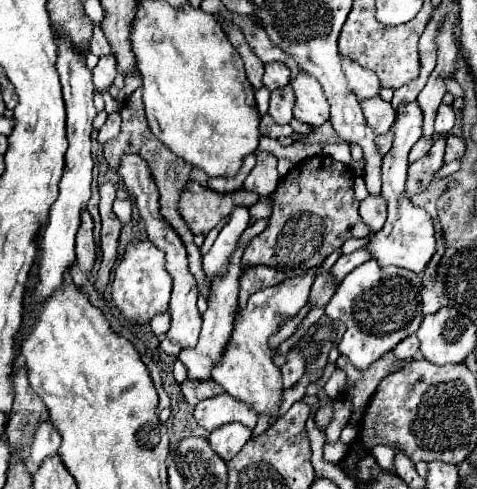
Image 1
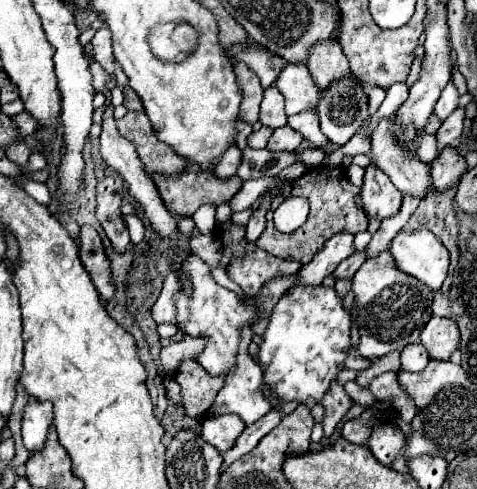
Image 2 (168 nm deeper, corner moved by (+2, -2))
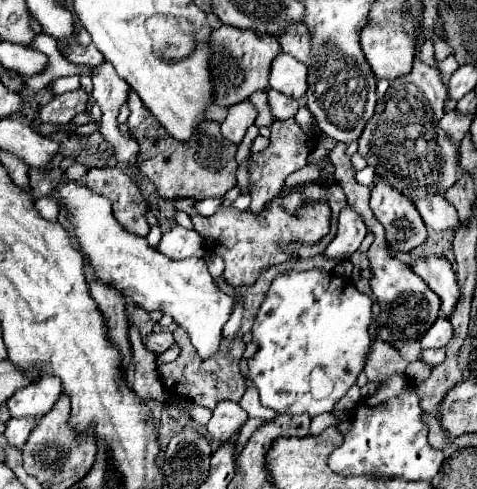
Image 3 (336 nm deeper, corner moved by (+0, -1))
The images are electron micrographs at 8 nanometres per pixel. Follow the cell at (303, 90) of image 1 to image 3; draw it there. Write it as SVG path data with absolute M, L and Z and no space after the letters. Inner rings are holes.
M279 53L271 63L269 87L289 97L303 99L307 91L307 67L287 53Z

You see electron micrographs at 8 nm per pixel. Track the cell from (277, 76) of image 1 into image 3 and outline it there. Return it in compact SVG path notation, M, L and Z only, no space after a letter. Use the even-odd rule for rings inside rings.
M217 23L209 37L211 47L211 75L215 83L215 103L231 107L245 101L251 93L267 89L271 61L279 55L281 47L273 35L255 35L255 31L243 31L225 23Z

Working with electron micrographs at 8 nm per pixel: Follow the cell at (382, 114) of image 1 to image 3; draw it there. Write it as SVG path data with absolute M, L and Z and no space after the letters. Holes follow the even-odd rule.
M431 193L425 199L415 201L415 207L427 223L427 227L435 231L455 231L459 227L457 211L455 207L451 207L451 203L445 201L443 195Z

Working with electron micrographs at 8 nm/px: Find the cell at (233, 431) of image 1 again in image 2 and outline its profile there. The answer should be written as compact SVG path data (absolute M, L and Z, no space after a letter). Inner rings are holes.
M223 414L217 418L205 420L201 436L205 442L213 444L221 454L225 454L229 448L233 448L233 444L237 442L243 430L245 430L245 424L237 414Z

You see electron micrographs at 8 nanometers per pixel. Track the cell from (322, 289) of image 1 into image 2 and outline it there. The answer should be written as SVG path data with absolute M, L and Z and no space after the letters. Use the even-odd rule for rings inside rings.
M357 252L357 254L345 258L343 264L339 264L335 268L335 272L333 272L335 280L349 280L349 278L353 278L363 262L365 262L365 252Z

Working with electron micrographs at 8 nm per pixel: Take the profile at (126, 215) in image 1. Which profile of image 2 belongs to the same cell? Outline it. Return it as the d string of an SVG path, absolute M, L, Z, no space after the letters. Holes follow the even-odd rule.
M129 214L129 216L125 216L125 224L127 224L127 228L129 228L131 242L133 242L133 244L141 242L141 240L143 240L143 234L145 234L145 226L143 226L143 222L141 222L135 214Z

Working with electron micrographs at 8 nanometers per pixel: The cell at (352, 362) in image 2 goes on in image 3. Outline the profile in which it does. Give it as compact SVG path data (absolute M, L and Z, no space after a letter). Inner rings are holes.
M439 317L433 327L425 333L425 337L421 339L421 347L423 349L431 349L431 347L445 347L453 337L453 327L449 323L449 319Z

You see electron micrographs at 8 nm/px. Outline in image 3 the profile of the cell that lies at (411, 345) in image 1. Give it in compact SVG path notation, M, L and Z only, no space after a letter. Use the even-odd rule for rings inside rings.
M445 347L443 349L425 349L423 351L423 361L427 365L439 365L445 359Z

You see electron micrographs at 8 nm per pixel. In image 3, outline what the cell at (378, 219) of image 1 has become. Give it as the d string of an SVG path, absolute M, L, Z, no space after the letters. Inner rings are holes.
M383 179L373 187L369 205L377 221L385 227L387 247L393 253L409 253L425 243L427 227L413 201Z

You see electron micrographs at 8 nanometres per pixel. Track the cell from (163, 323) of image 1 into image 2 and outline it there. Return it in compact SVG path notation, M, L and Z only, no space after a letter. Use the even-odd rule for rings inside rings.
M169 272L163 282L163 290L159 300L153 304L153 320L157 324L175 324L175 292L177 292L177 274Z

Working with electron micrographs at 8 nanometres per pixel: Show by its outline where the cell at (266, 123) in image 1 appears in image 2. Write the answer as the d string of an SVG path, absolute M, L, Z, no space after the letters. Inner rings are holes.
M263 126L261 130L257 130L257 132L253 132L249 136L249 146L251 148L265 148L265 144L267 144L267 140L269 140L271 134L273 134L273 130L267 128L267 126Z

